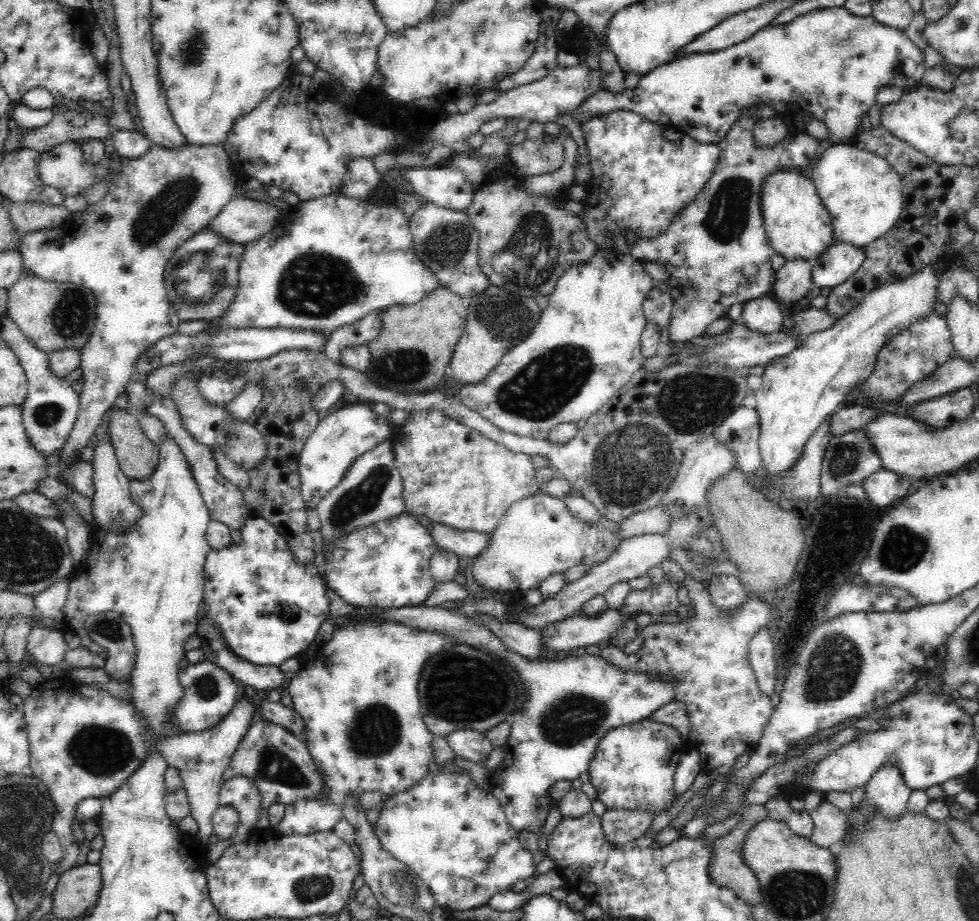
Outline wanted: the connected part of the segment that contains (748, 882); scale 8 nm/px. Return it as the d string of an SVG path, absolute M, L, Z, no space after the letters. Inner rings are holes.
M748 805L744 806L744 815L742 820L725 836L718 838L712 844L712 859L708 864L708 876L712 882L720 887L728 887L735 892L737 897L749 904L760 904L760 885L756 881L756 875L752 873L752 869L743 862L743 843L747 836L748 830L758 822L767 818L767 808L764 805Z

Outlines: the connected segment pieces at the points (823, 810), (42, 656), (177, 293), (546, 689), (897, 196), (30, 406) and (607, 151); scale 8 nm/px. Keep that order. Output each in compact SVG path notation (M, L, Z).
M826 800L808 811L812 819L812 834L809 838L812 843L825 849L833 848L842 838L846 825L846 813Z
M32 627L27 637L27 653L34 662L56 666L64 660L67 652L66 631L58 632L51 627Z
M205 226L172 254L164 269L163 279L167 299L181 321L211 321L224 314L239 290L239 264L244 249L244 244L232 243Z
M402 607L399 609L388 609L386 612L374 616L375 620L393 620L402 624L410 625L424 632L440 633L447 636L455 643L470 644L474 648L495 654L508 666L516 670L520 676L520 682L524 686L524 708L514 715L514 722L510 729L504 756L496 770L490 777L492 795L502 805L505 817L518 832L531 830L537 832L544 825L548 816L547 802L550 788L560 780L568 780L577 783L579 774L588 770L588 762L592 758L599 744L600 738L607 734L612 728L641 721L642 718L650 716L660 706L670 703L674 696L674 685L672 680L662 680L660 675L632 671L622 671L614 667L608 660L602 659L600 655L585 654L583 657L567 657L561 661L538 661L524 658L522 655L507 649L497 638L489 632L486 627L479 625L474 619L468 618L463 612L451 611L437 607Z
M828 143L808 174L829 212L833 236L838 243L864 247L884 236L904 210L901 178L897 171L884 158L851 143Z
M2 318L1 335L24 367L29 387L21 407L22 424L27 432L28 441L46 460L55 452L60 452L66 444L79 413L79 395L72 389L70 381L58 379L50 373L49 355L32 345L12 319Z
M614 109L612 112L597 114L588 120L581 123L581 130L584 134L585 144L588 151L588 161L590 162L590 177L587 182L582 185L584 187L584 199L579 200L582 205L582 214L580 221L587 228L588 239L596 243L597 251L616 251L614 240L623 237L627 231L631 231L635 238L638 239L655 239L659 237L667 228L671 220L688 204L695 199L695 196L705 187L707 180L712 176L712 173L717 168L720 162L721 148L717 144L702 144L700 141L694 140L687 134L679 141L670 141L664 137L664 127L651 121L646 121L637 112L629 111L628 109Z

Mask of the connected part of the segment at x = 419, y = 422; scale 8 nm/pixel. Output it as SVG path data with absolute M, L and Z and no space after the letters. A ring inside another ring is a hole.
M437 408L412 410L402 424L392 426L392 435L395 465L403 480L403 498L408 513L414 517L426 516L432 523L444 524L458 531L490 535L512 504L534 496L540 488L532 455L512 452Z

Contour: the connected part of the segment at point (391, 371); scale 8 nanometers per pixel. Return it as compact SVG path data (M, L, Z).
M446 287L426 293L417 304L393 305L381 316L379 337L367 347L371 354L370 378L392 392L424 393L441 386L444 371L462 336L467 321L467 303Z

